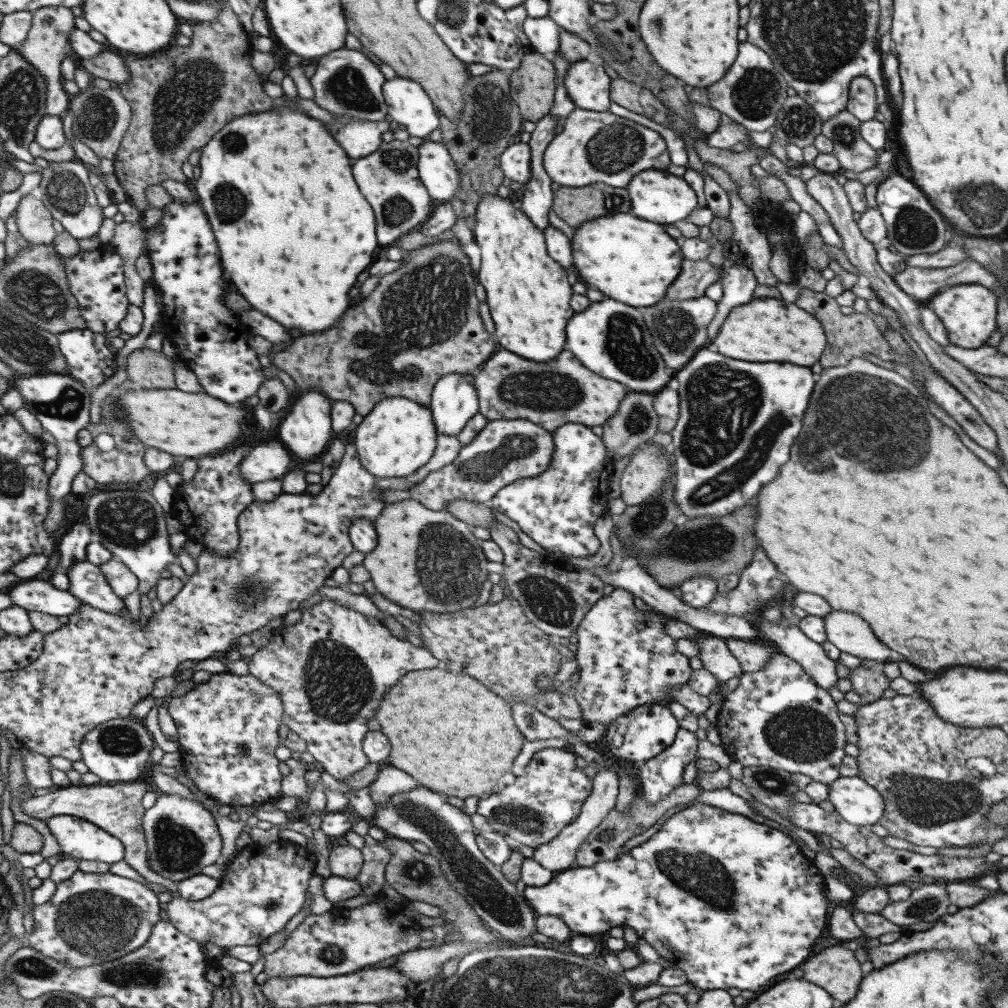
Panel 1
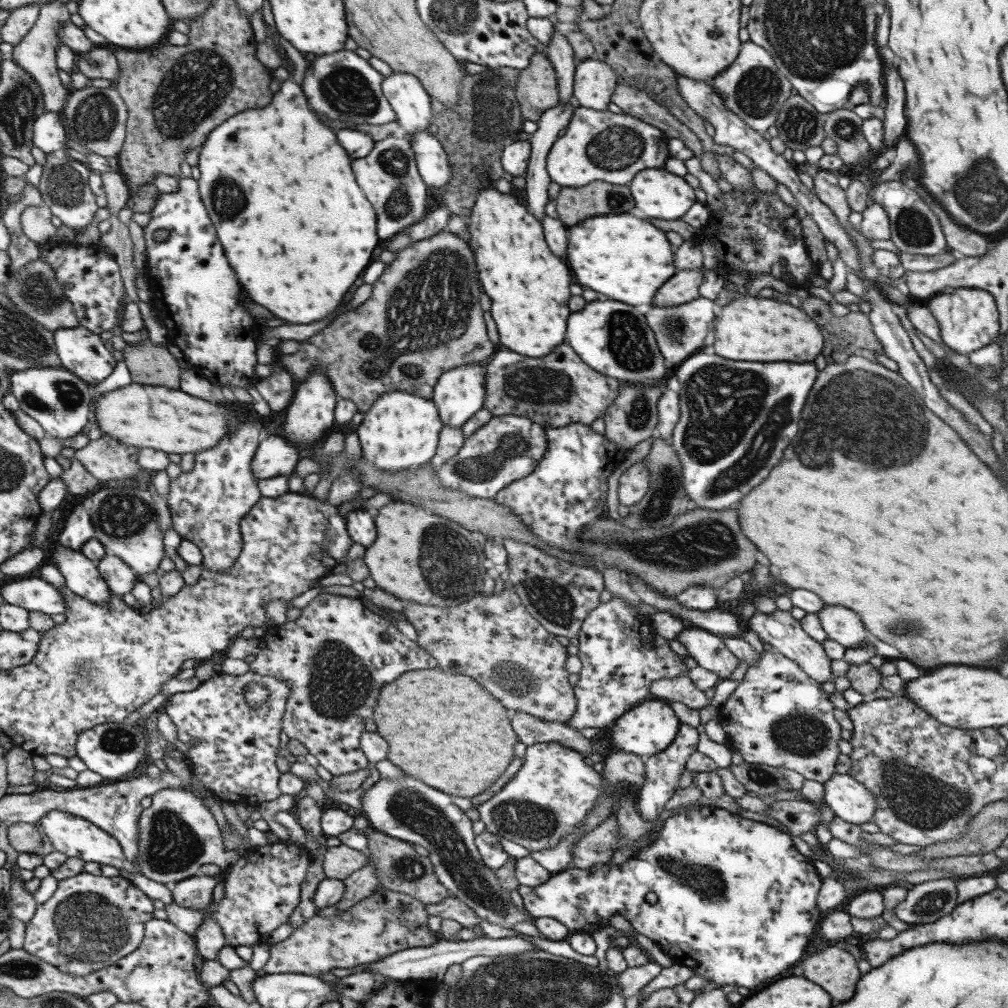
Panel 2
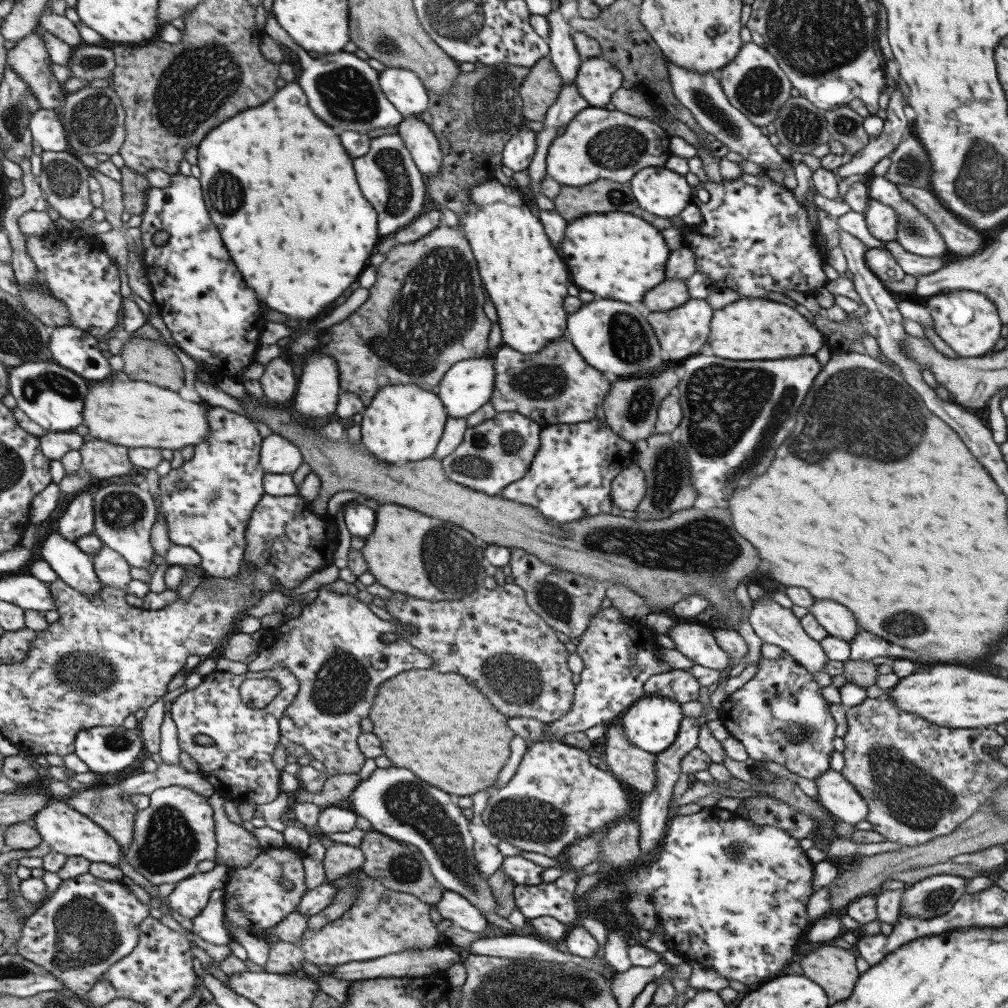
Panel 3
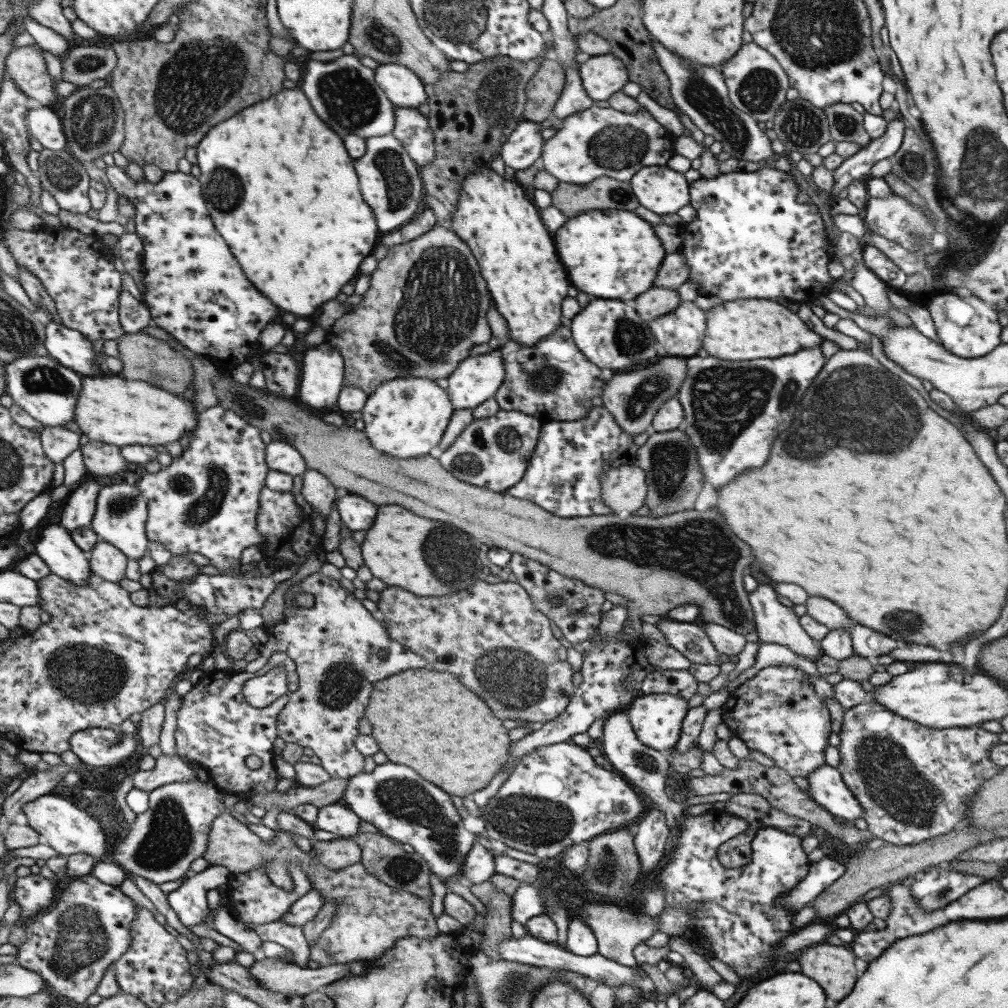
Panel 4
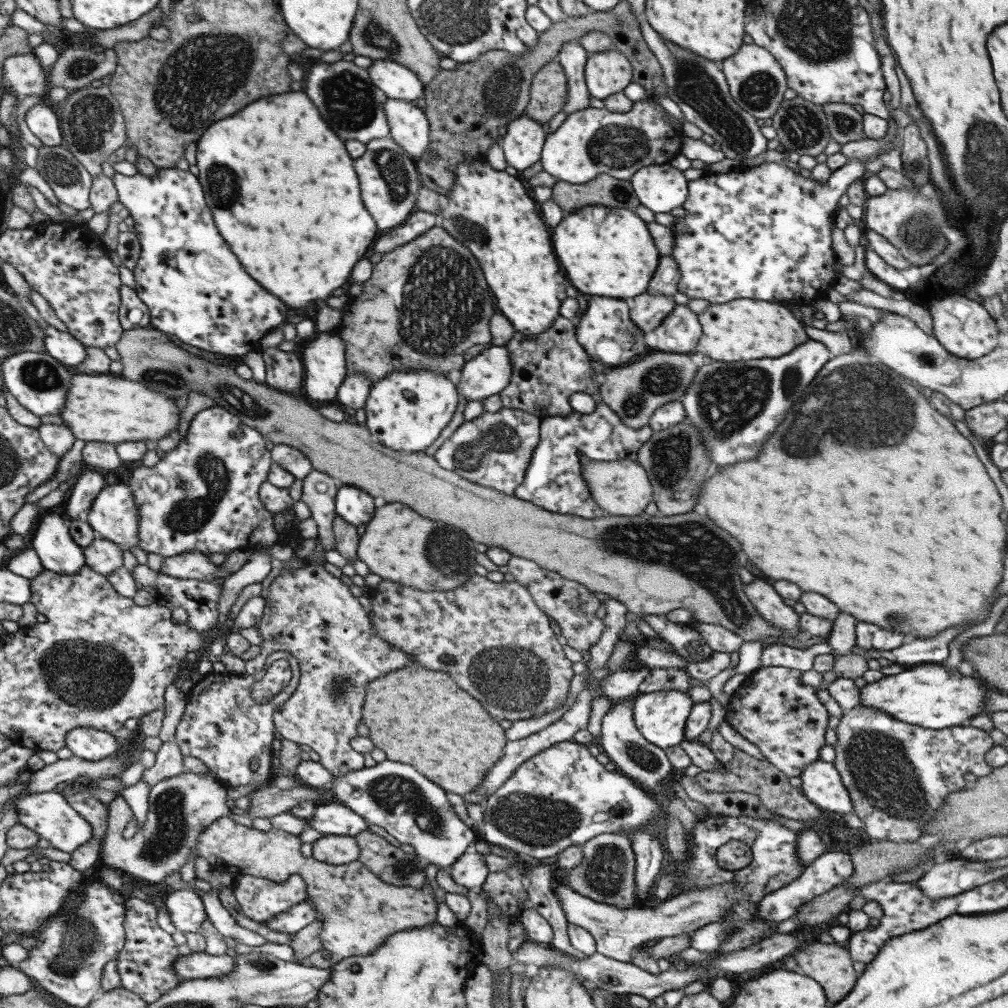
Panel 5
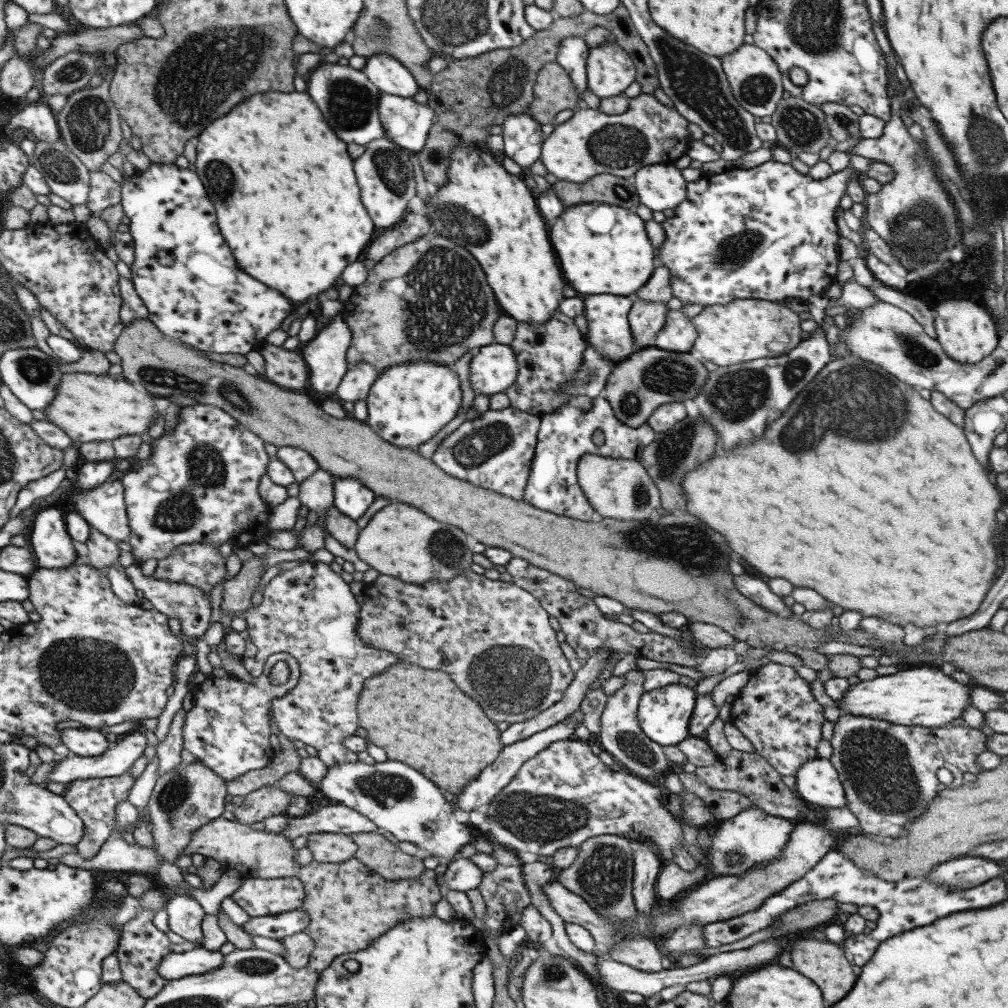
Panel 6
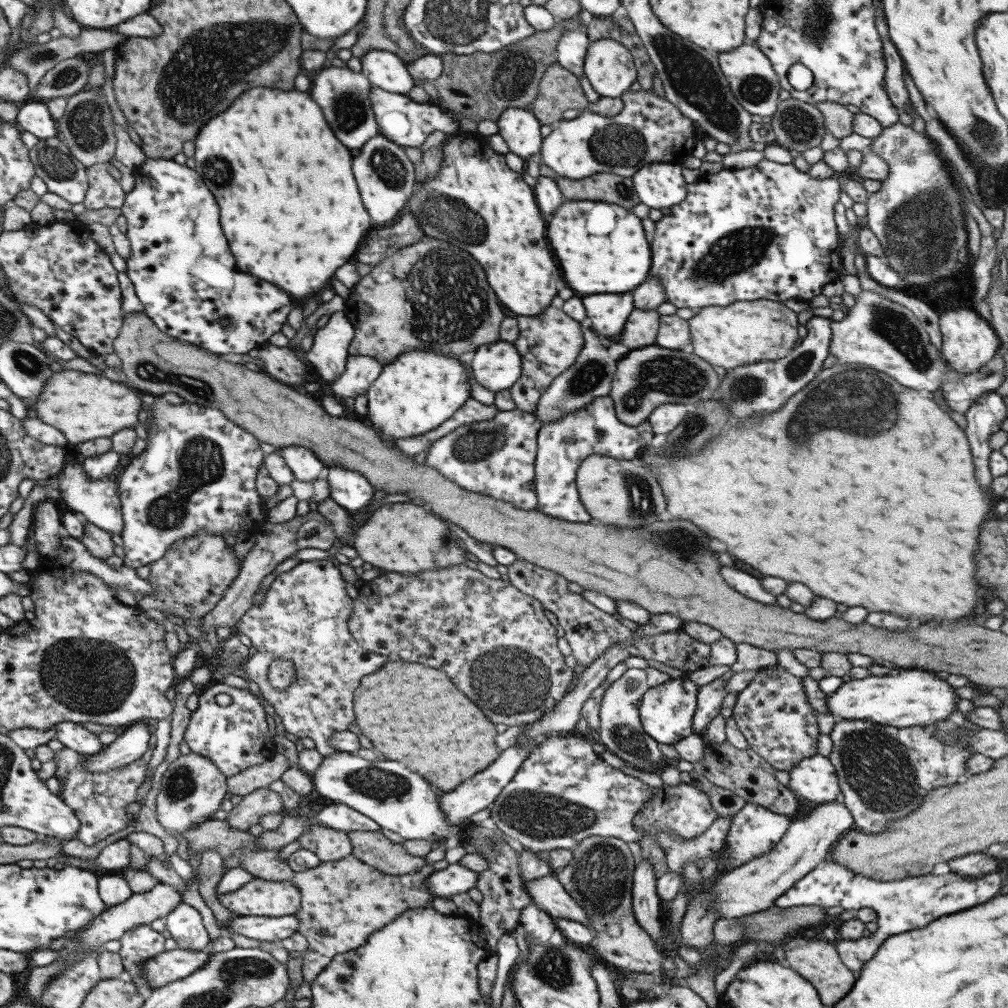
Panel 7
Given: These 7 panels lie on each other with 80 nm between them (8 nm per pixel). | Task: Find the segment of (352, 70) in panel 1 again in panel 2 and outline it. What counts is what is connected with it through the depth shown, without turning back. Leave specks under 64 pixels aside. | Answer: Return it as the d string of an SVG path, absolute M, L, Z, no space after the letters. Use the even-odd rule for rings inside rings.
M347 50L314 57L313 61L305 60L307 66L300 87L313 112L329 120L339 120L343 124L347 122L347 126L387 124L396 120L393 109L380 89L382 75L367 60Z

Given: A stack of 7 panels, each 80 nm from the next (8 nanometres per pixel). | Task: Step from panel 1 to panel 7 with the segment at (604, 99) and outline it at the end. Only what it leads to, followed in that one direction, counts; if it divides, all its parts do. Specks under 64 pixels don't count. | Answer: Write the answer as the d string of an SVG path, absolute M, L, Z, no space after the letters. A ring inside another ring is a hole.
M610 38L589 42L582 69L599 97L620 98L636 81L631 53Z

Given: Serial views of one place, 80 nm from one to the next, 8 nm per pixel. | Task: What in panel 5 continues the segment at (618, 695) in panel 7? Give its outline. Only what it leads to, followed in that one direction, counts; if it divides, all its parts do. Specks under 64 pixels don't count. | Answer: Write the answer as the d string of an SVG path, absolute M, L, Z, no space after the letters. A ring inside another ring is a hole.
M638 692L624 699L615 700L603 715L600 725L599 744L601 747L599 750L604 752L613 764L616 764L616 769L621 774L633 780L641 788L645 788L664 807L665 800L662 798L661 782L669 776L672 766L669 764L664 749L647 742L634 725L632 708L634 697L637 694Z

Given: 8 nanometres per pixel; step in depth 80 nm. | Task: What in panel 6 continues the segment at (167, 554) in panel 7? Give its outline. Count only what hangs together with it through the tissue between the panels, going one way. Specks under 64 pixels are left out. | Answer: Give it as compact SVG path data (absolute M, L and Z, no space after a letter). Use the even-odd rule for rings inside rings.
M211 543L176 546L156 562L153 577L197 587L209 597L211 588L221 583L225 576L225 559L217 548Z

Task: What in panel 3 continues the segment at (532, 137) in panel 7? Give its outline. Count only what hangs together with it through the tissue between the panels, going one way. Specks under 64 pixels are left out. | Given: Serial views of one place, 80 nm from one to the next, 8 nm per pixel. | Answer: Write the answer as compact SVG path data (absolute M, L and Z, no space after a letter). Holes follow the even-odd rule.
M521 124L519 130L503 145L500 164L513 172L528 168L536 147L536 132Z

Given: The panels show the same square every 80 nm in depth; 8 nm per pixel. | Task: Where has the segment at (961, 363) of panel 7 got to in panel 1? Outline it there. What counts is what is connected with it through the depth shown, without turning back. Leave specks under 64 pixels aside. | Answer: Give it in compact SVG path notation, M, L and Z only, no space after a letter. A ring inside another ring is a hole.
M979 283L950 286L947 291L933 295L928 301L927 309L931 308L931 311L942 322L951 345L963 349L978 348L995 331L995 314L997 311L995 292Z

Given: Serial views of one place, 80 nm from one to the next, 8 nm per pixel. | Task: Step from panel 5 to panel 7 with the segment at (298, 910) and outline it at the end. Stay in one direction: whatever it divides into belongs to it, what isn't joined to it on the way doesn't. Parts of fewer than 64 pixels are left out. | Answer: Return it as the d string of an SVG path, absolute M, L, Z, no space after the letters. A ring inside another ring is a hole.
M294 915L279 917L263 916L235 916L227 922L227 927L233 933L253 938L253 940L265 940L267 942L280 941L297 933L299 921Z

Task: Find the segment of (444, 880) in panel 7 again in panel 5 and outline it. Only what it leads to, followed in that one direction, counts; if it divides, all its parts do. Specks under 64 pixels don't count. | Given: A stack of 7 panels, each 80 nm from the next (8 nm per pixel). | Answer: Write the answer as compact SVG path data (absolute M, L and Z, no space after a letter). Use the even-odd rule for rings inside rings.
M467 850L451 866L450 876L455 884L466 889L478 889L490 872L483 861L483 855Z

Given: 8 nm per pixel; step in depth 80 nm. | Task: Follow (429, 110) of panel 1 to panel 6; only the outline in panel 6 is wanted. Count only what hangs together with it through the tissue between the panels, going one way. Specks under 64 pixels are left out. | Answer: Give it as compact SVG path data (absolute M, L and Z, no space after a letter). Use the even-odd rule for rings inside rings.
M379 53L366 57L360 71L377 90L385 94L412 99L419 89L408 68L388 54Z

